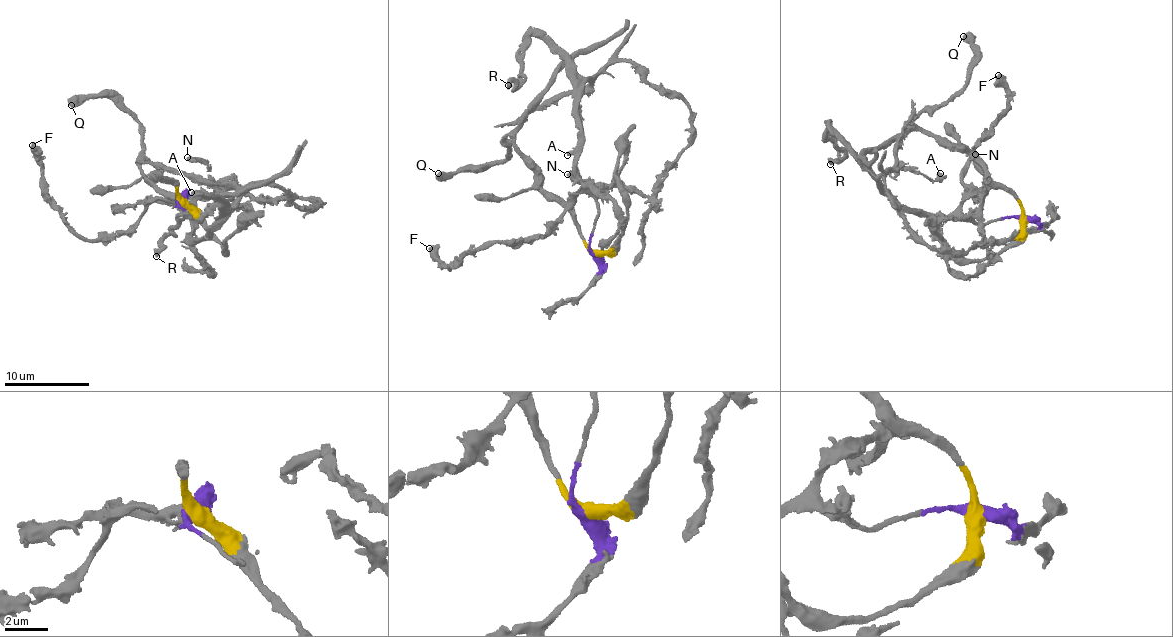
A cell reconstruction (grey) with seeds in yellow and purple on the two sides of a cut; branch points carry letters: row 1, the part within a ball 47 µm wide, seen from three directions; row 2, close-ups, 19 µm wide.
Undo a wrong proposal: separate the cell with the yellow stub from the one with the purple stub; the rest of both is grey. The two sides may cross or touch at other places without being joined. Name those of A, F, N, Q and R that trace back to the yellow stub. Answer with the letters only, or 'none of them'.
Q

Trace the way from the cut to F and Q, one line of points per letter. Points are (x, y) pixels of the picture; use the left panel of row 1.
F: (179, 201), (198, 222), (179, 205), (156, 200), (126, 231), (84, 240), (48, 198), (36, 146), (32, 145)
Q: (181, 201), (178, 184), (156, 176), (158, 180), (143, 178), (139, 123), (104, 95), (73, 100), (70, 106)

